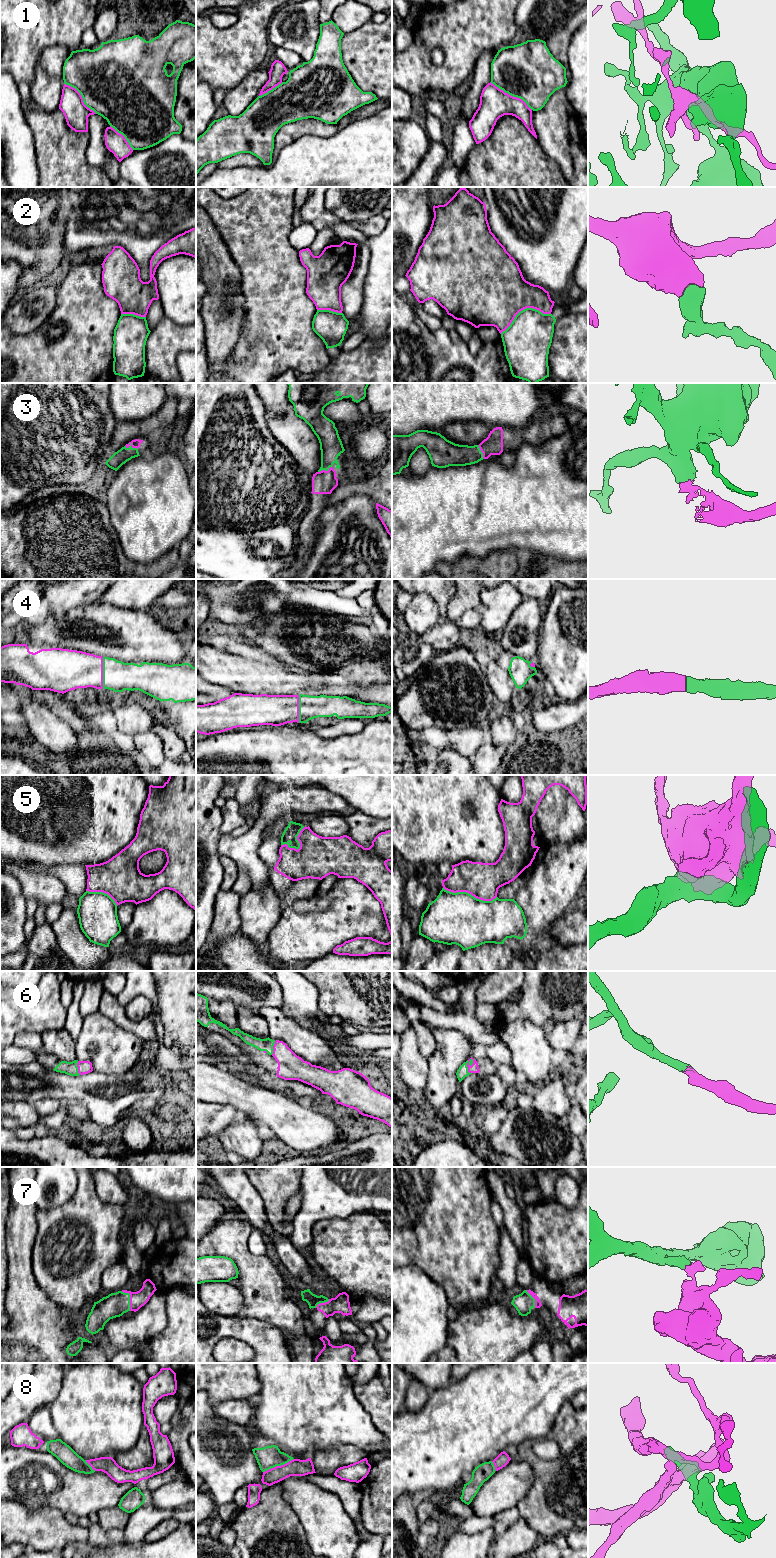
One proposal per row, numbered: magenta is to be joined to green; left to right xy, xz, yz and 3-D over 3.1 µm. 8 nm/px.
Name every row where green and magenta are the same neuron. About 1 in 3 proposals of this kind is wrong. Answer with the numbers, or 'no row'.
1, 3, 4, 6, 7, 8

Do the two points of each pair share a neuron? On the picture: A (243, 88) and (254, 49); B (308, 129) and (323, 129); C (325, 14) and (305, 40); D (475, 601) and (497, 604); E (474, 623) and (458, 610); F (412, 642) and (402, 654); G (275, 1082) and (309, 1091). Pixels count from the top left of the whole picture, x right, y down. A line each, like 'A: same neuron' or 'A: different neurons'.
A: different neurons
B: same neuron
C: different neurons
D: different neurons
E: different neurons
F: same neuron
G: same neuron

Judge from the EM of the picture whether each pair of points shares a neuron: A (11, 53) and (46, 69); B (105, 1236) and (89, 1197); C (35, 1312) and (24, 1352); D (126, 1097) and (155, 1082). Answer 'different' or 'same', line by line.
A: different
B: same
C: same
D: same

